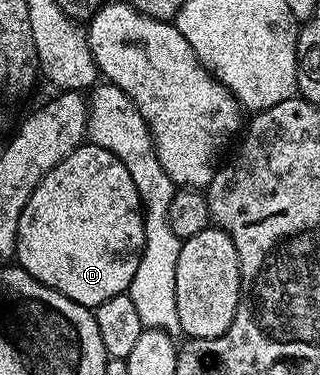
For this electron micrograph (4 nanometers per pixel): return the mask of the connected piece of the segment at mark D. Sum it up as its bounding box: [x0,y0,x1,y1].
[16,141,146,308]

